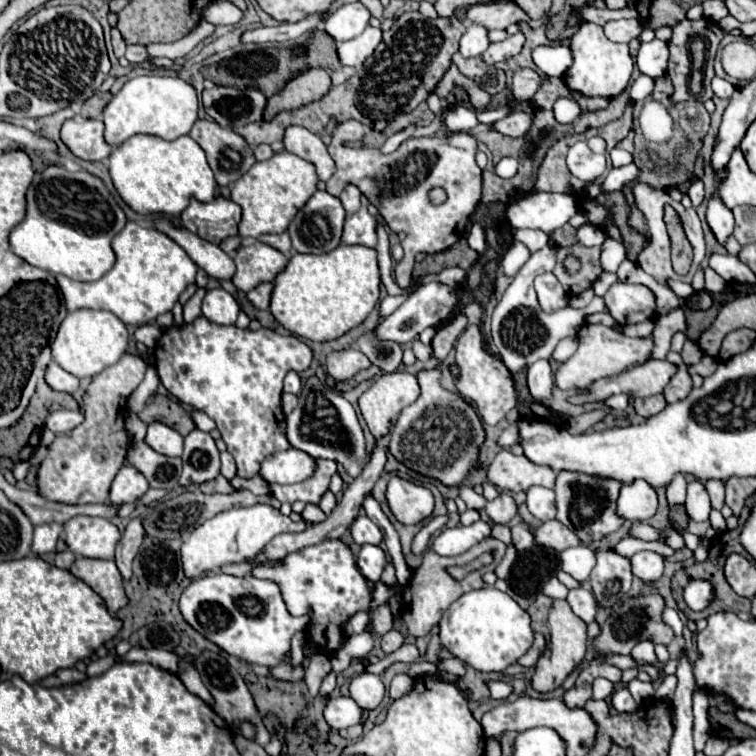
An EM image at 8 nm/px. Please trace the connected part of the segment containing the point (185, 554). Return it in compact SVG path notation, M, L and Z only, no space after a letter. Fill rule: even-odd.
M253 505L245 509L223 511L213 519L205 521L201 527L197 527L191 533L191 537L183 543L181 557L183 557L185 577L197 579L211 569L223 567L225 563L241 563L245 559L253 559L255 553L261 553L265 545L279 533L297 533L303 529L307 529L305 521L295 523L271 505Z

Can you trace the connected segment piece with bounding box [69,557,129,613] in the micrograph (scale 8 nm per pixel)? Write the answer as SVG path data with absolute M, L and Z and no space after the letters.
M79 557L69 571L77 579L85 581L95 593L99 593L111 613L117 613L121 607L129 603L123 587L123 577L119 577L115 561Z

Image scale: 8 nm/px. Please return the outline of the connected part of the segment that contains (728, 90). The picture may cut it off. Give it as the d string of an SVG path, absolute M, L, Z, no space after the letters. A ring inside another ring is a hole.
M715 77L715 79L713 79L713 93L715 93L717 97L729 99L733 91L735 91L735 87L733 87L729 81L725 81L725 79L721 79L721 77Z

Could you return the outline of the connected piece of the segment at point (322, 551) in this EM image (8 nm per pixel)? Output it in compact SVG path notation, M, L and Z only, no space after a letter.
M323 541L319 545L305 547L297 553L291 553L283 559L283 565L277 567L257 567L253 569L255 577L271 579L281 587L283 599L291 615L303 615L307 609L313 609L313 621L309 625L309 641L321 649L321 653L331 655L343 643L343 623L361 609L367 609L367 583L361 571L355 565L353 553L349 547L339 541Z

